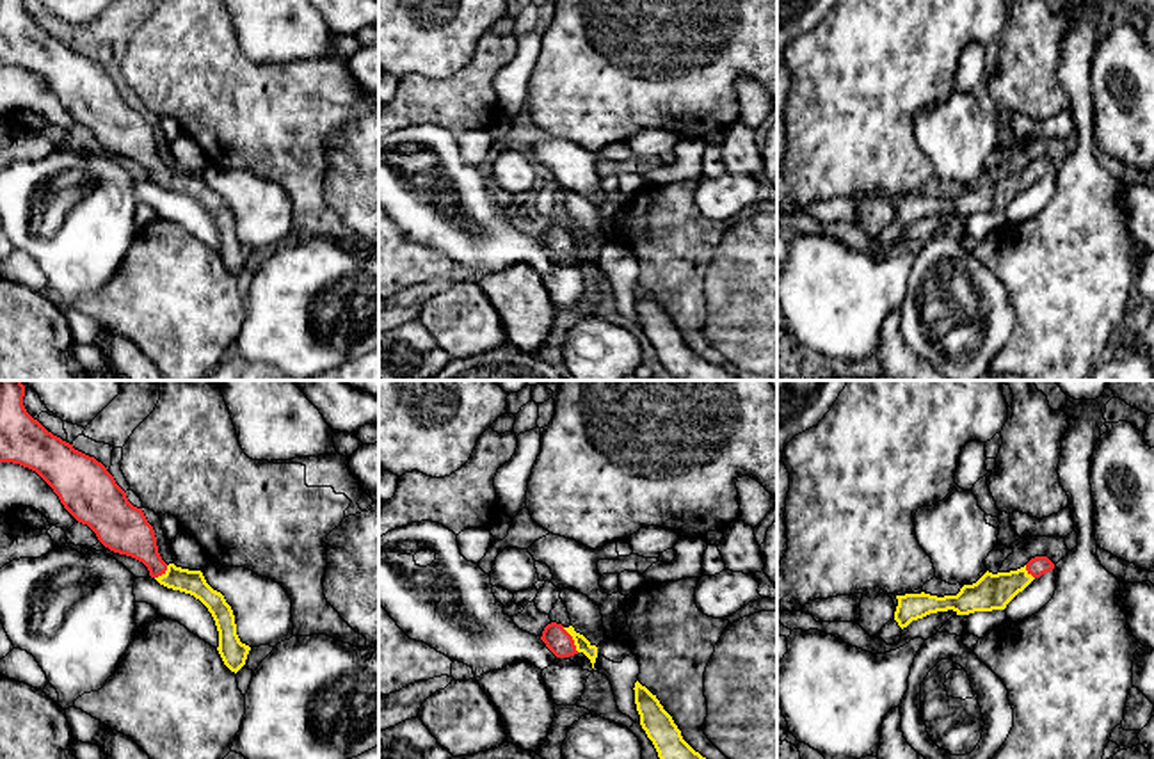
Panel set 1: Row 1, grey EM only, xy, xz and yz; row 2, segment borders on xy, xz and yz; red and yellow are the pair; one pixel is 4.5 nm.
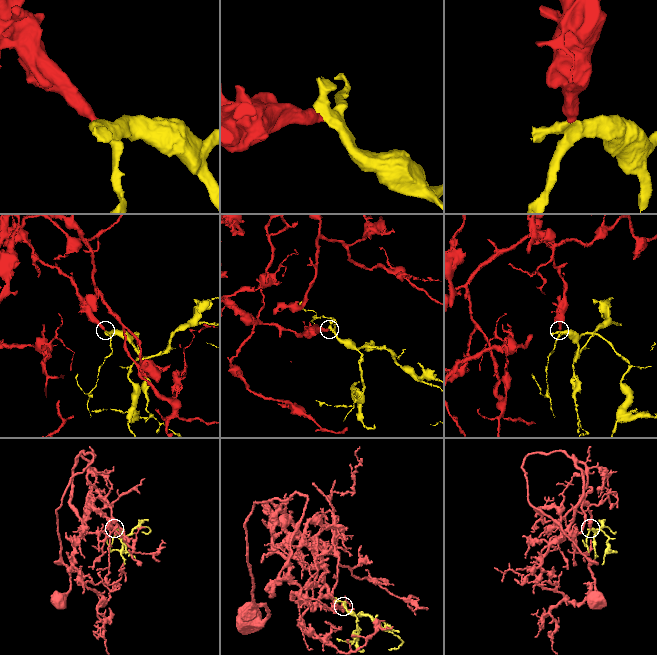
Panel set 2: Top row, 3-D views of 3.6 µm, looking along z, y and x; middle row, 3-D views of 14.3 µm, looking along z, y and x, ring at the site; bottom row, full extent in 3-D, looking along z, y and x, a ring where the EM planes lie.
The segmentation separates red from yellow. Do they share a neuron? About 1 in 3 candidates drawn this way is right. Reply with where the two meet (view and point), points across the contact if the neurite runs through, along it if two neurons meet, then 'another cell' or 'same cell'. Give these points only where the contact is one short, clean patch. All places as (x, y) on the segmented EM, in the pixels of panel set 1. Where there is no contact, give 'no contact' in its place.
contact xz (573, 640); way xz (555, 637), (559, 640), (573, 640), (582, 644); same cell

